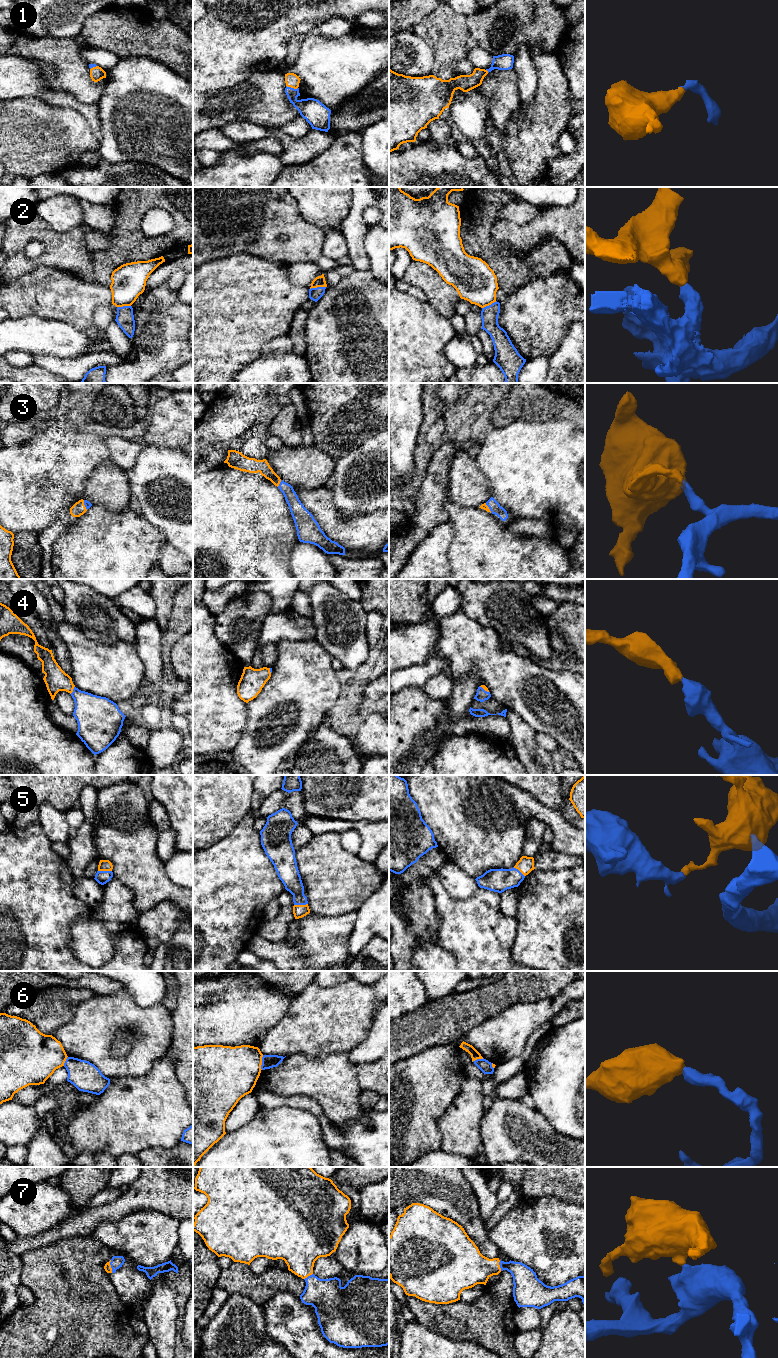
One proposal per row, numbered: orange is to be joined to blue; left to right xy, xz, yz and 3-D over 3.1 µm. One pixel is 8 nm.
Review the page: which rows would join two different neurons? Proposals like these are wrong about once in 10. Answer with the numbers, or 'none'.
2, 6

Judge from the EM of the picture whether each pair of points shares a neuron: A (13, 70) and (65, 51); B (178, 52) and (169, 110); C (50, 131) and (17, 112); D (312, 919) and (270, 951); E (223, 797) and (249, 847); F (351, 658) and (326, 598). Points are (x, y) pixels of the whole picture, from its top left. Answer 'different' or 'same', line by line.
A: different
B: different
C: same
D: same
E: different
F: same

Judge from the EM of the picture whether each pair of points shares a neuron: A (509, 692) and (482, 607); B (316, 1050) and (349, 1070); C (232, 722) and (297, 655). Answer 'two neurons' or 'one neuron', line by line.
A: two neurons
B: two neurons
C: two neurons

